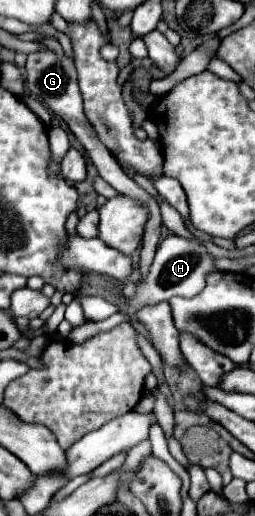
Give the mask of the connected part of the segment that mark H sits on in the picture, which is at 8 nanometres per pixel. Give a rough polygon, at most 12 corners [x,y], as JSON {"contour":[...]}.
{"contour":[[168,235],[130,305],[194,297],[216,257],[202,243]]}

